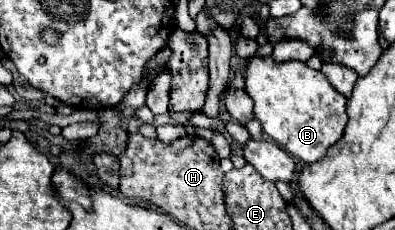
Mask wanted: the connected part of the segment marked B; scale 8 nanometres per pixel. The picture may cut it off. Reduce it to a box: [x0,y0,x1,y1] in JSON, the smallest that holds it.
[245,56,347,164]

